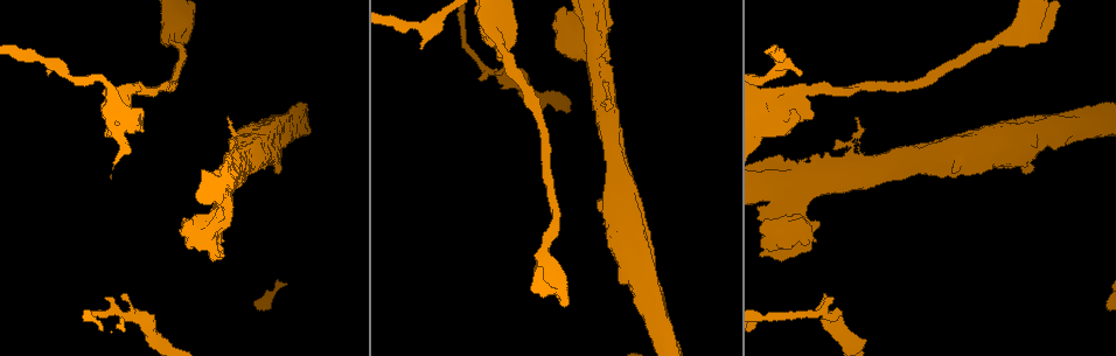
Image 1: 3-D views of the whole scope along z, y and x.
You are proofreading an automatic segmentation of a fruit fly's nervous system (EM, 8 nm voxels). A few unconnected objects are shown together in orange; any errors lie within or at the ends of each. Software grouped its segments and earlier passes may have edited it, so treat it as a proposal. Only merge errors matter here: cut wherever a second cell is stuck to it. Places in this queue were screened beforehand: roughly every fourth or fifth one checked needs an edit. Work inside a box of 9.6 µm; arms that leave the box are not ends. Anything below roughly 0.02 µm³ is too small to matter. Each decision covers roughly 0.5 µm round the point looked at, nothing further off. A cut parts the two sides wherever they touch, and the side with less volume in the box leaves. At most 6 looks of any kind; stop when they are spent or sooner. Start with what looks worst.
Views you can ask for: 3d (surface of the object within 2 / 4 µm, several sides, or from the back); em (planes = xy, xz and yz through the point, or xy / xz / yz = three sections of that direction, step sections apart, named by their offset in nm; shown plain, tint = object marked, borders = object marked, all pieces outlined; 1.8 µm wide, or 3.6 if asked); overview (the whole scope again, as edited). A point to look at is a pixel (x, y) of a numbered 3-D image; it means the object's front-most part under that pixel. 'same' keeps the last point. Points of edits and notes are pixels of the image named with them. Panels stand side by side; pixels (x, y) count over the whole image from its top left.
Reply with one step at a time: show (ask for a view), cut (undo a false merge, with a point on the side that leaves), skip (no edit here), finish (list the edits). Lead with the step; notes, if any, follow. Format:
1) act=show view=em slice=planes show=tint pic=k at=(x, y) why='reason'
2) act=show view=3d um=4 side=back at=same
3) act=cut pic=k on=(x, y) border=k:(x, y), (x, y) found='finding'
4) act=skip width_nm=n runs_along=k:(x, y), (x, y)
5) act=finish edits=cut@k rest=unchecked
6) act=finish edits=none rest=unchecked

act=show view=3d um=2 pic=1 at=(827, 314) why='calibre changes'

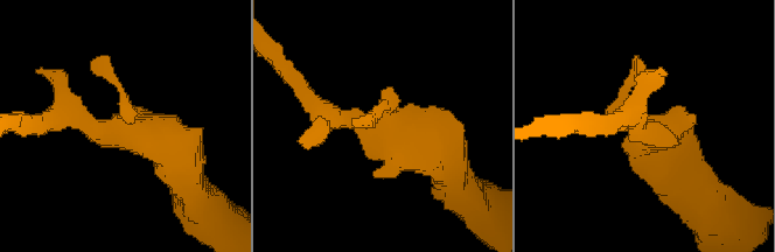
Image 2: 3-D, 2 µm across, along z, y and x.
act=show view=em slice=xy step=16 show=tint pic=2 at=(644, 134) why='now the EM'

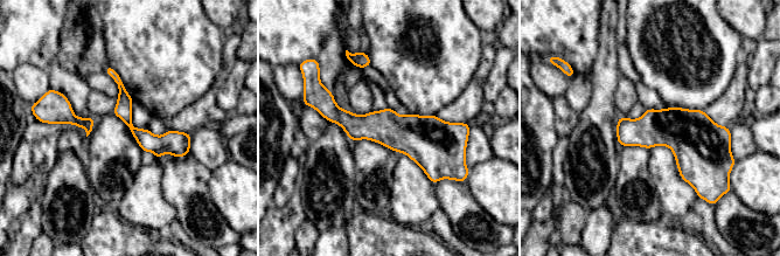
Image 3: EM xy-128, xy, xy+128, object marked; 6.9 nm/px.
act=skip width_nm=90 runs_along=3:(322, 109), (355, 126), (459, 136) found='one cell here'

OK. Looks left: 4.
act=show view=3d um=4 pic=1 at=(762, 111) why='sudden change in width'

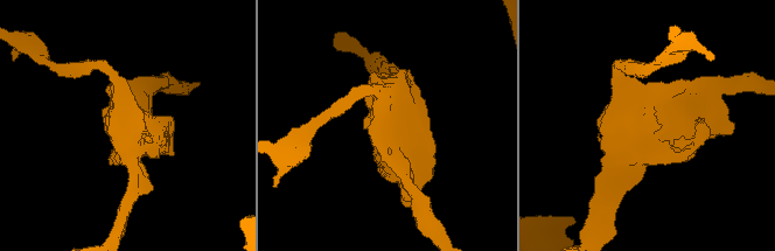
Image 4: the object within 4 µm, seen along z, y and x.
act=show view=em slice=planes show=tint pic=4 at=(385, 117) why='shape alone is not enough'

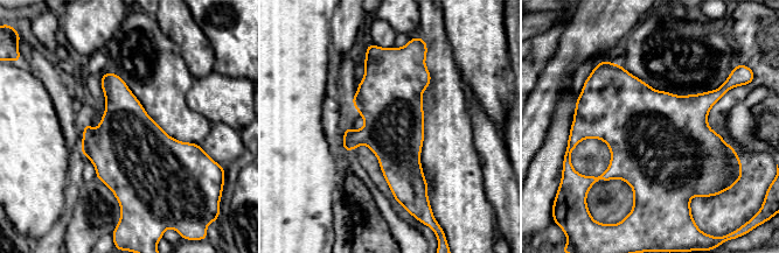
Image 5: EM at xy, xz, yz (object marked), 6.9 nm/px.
act=skip width_nm=420 found='one cell here'

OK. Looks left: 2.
act=show view=3d um=4 pic=1 at=(788, 234) why='sharp bend'

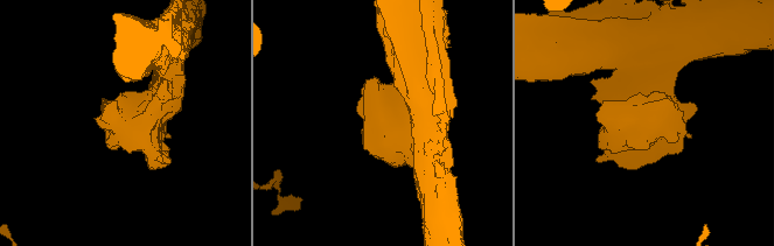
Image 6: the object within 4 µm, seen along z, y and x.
act=show view=em um=3.6 slice=planes show=tint pic=6 at=(398, 124)

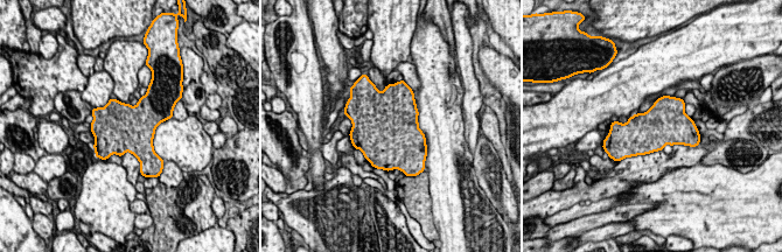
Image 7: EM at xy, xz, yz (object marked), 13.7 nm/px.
act=skip found='one cell here'

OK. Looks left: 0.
act=finish edits=none rest=unchecked

